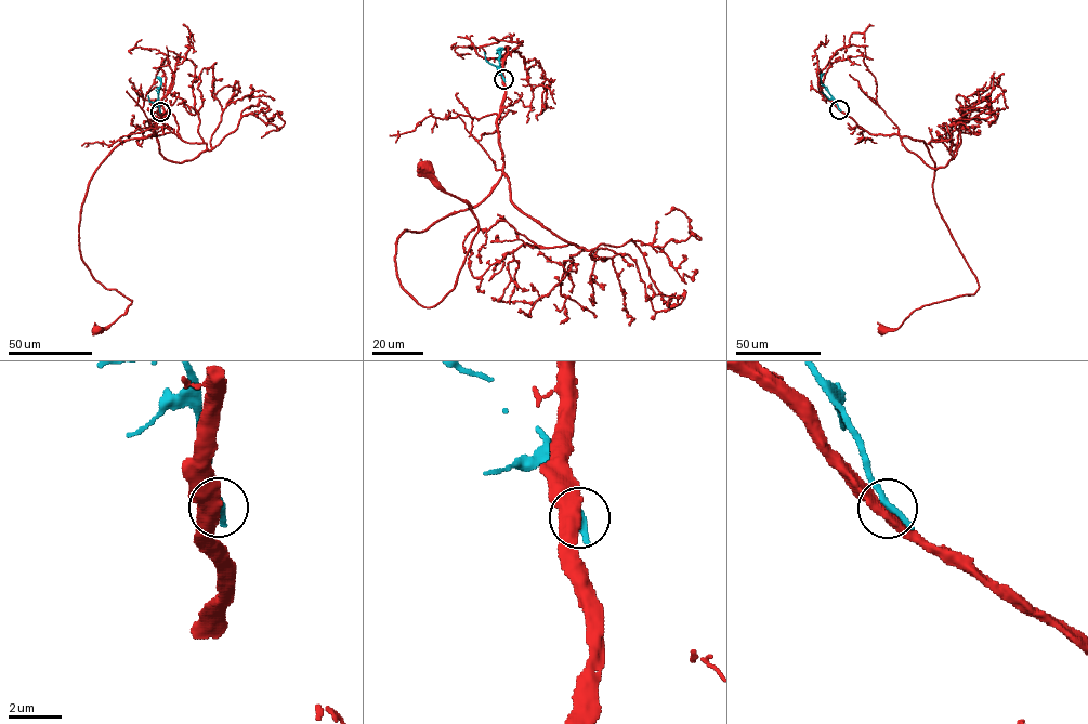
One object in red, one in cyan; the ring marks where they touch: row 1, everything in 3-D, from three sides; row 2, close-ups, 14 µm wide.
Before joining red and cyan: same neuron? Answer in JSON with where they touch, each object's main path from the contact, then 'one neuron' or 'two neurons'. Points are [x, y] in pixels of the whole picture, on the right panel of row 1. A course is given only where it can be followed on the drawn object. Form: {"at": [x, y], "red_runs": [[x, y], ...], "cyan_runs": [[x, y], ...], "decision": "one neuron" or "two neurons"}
{"at": [839, 109], "red_runs": [[839, 109], [870, 133], [925, 142], [934, 200], [979, 285], [880, 331]], "cyan_runs": [[839, 109], [821, 80], [824, 73]], "decision": "two neurons"}

